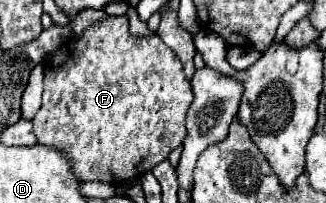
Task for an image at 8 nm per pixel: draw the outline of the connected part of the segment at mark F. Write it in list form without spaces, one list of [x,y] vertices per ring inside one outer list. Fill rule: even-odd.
[[[108,16],[88,26],[82,36],[64,42],[44,64],[44,100],[32,120],[38,144],[54,146],[70,156],[76,176],[110,184],[132,182],[168,160],[168,154],[184,142],[184,118],[192,104],[190,82],[184,80],[182,62],[156,34],[132,36],[126,16]]]

